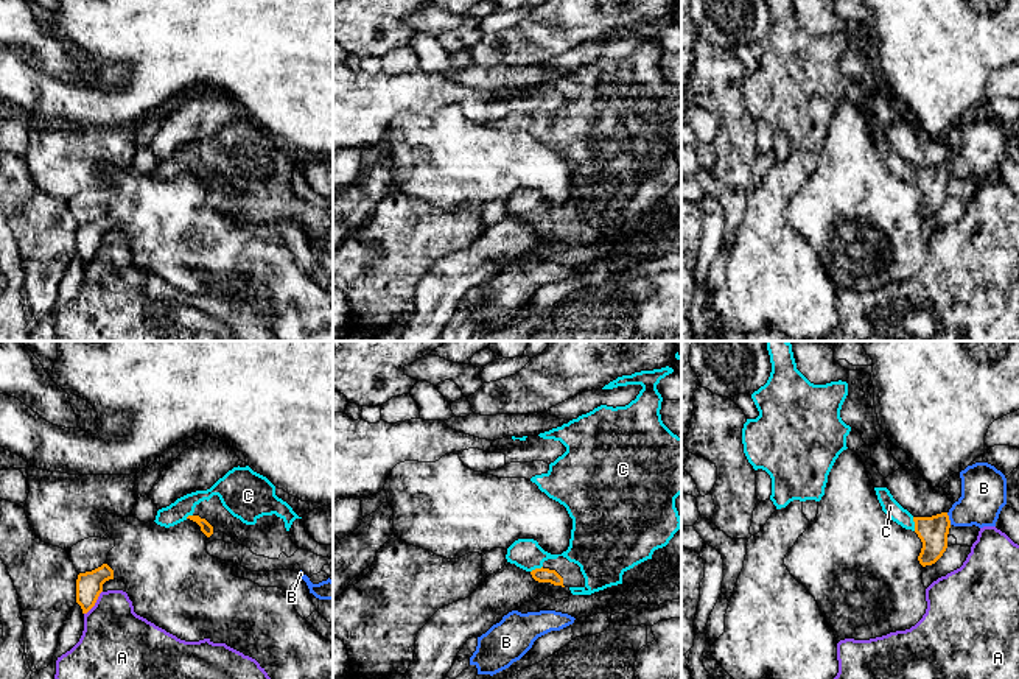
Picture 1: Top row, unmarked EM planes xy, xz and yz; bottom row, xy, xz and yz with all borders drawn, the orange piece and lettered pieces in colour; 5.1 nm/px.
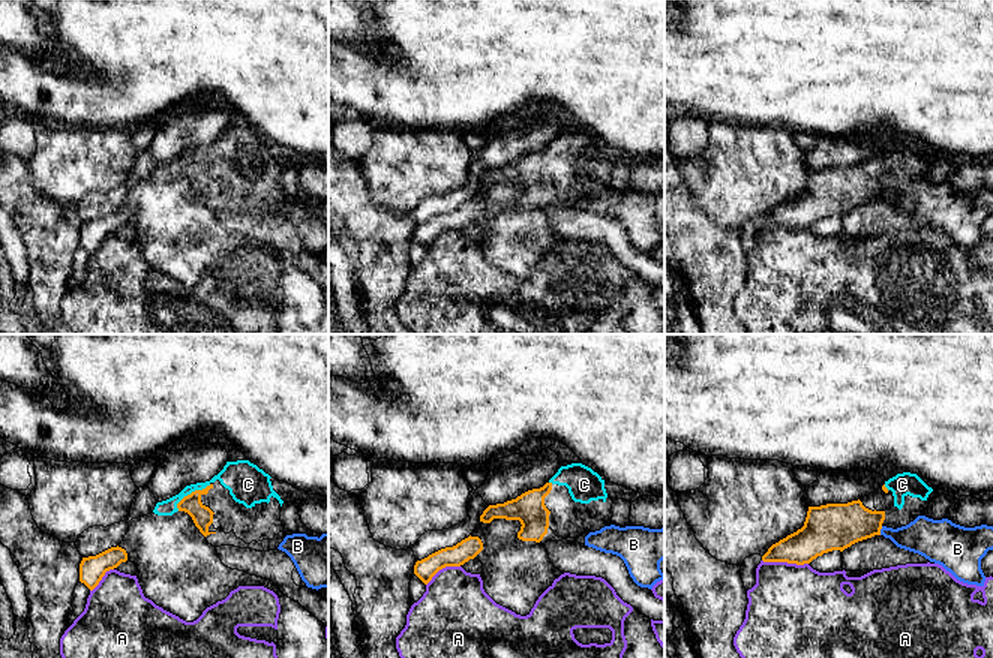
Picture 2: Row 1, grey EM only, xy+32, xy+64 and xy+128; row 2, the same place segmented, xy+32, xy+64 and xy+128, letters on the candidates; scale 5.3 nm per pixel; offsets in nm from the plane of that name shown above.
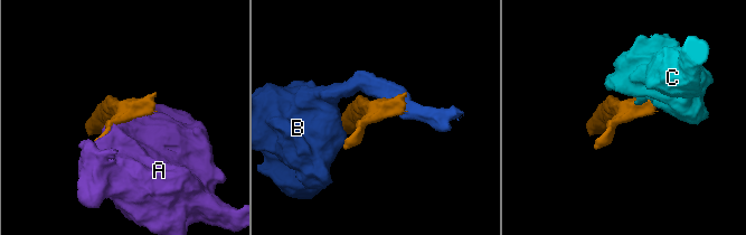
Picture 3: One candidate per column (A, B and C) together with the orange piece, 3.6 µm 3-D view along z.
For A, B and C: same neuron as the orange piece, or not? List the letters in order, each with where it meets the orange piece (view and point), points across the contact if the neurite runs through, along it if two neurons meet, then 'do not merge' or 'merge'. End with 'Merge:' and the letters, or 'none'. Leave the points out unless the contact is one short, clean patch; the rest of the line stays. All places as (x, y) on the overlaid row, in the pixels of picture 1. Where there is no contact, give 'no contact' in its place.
A: xy (95, 601) | do not merge
B: yz (948, 519) | do not merge
C: yz (915, 524) | across yz (932, 531), (915, 524), (906, 520), (890, 506) | merge
Merge: C

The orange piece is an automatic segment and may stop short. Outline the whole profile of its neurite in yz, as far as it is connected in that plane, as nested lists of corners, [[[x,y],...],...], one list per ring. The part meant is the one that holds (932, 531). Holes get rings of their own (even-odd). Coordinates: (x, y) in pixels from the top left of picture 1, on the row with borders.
[[[874,487],[882,511],[898,525],[912,529],[923,542],[918,561],[923,567],[935,564],[947,548],[951,520],[947,512],[932,517],[913,517],[890,494],[887,487]]]

